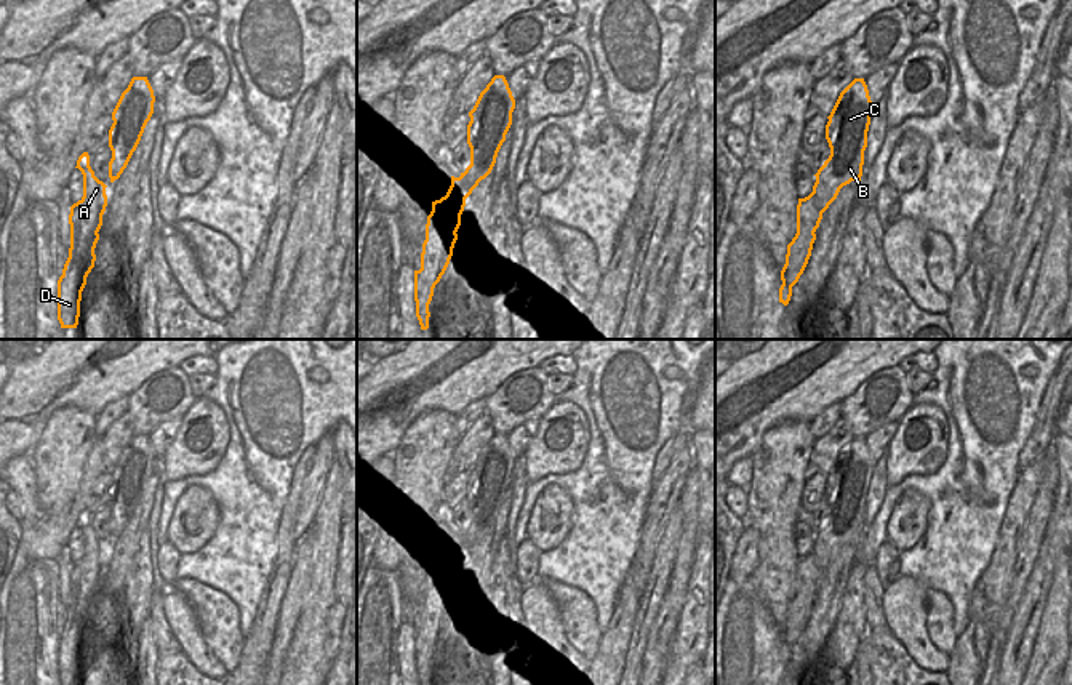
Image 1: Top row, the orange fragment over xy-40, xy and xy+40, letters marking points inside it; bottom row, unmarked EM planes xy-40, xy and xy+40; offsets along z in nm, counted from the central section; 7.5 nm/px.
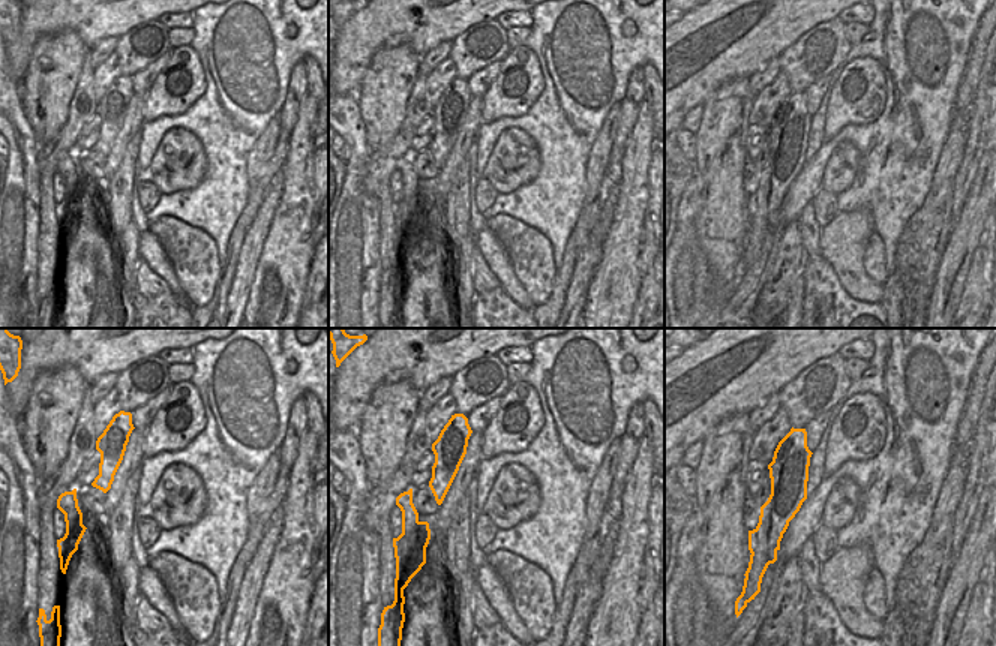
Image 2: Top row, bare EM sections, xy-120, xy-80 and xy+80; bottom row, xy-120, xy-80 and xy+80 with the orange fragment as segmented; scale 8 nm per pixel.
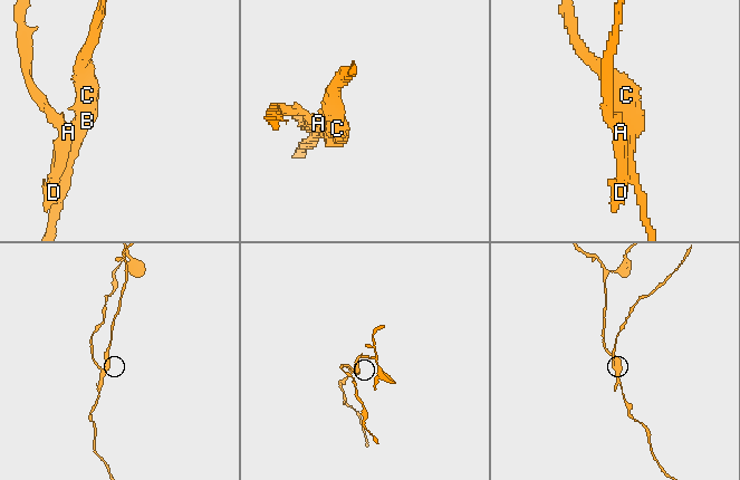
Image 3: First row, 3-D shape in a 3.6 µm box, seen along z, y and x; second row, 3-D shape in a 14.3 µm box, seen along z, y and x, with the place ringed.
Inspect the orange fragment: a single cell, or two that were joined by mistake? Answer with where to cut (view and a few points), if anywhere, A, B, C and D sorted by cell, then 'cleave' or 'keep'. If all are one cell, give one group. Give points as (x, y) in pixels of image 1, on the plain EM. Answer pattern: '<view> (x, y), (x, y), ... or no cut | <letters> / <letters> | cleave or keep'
xy (458, 536), (464, 557) | A D / B C | cleave

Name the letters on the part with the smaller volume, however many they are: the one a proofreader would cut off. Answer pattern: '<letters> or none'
A, D

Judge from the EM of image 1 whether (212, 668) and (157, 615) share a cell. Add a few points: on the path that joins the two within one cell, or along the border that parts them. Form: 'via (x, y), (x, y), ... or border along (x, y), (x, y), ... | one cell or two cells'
border along (162, 592), (164, 616), (183, 652) | two cells

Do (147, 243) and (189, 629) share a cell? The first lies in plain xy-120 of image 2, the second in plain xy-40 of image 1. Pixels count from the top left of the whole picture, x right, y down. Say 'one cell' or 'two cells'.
one cell

